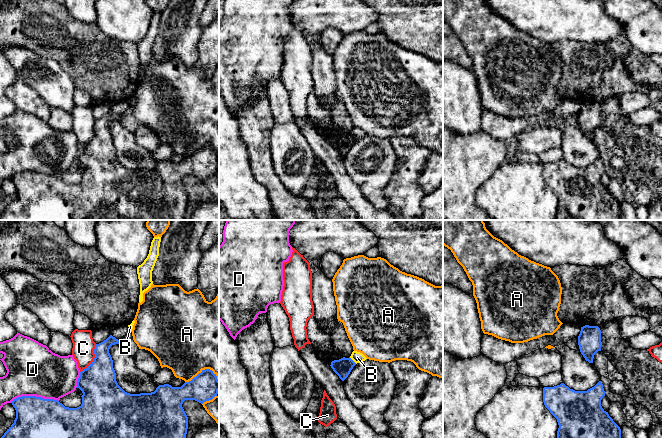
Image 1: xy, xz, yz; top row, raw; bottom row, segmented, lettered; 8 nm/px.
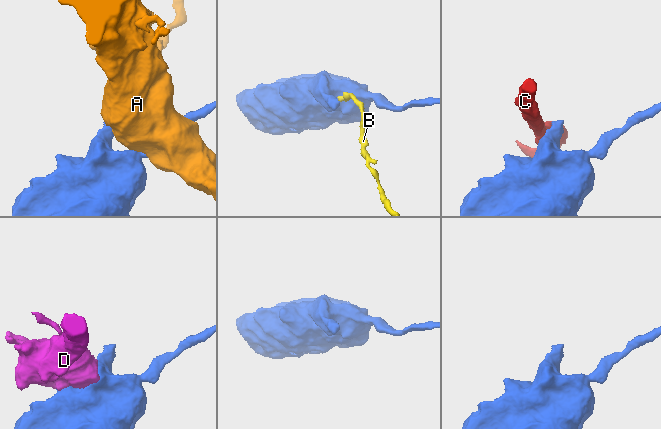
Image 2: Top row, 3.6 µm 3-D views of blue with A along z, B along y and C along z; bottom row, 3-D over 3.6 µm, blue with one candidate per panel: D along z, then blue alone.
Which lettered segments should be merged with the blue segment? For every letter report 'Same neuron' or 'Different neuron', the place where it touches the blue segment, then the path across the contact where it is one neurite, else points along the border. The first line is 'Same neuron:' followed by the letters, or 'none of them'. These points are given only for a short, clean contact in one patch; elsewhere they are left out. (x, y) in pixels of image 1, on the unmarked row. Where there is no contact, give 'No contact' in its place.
Same neuron: none of them
A: Different neuron. Touches blue at xy (202, 146)
B: Different neuron. Touches blue at xz (352, 136). Boundary: xz (349, 133), (356, 139)
C: Different neuron. Touches blue at xy (94, 135). Boundary: xy (96, 120), (94, 135), (80, 148)
D: Different neuron. Touches blue at xy (34, 172)

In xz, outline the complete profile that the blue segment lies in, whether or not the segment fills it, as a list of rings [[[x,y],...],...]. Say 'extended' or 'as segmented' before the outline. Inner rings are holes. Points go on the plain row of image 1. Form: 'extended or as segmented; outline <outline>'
as segmented; outline [[[343,133],[339,136],[332,137],[330,142],[339,154],[344,157],[355,141],[356,139],[350,133]]]

